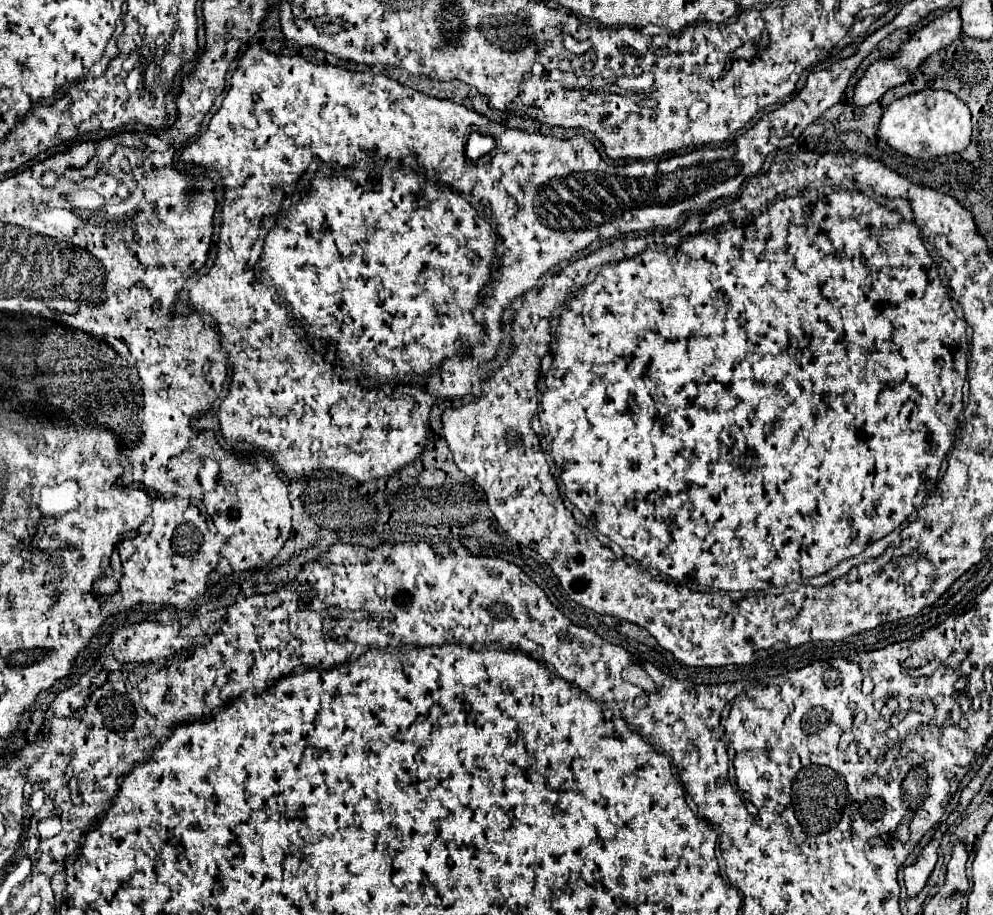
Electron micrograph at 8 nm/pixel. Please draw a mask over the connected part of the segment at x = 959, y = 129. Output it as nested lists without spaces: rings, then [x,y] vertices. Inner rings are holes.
[[[923,90],[895,100],[881,118],[879,136],[897,152],[913,158],[935,158],[955,154],[971,142],[971,110],[947,90]]]

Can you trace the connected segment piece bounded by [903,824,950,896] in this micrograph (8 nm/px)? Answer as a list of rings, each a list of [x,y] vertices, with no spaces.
[[[945,824],[945,826],[936,828],[931,842],[929,842],[929,844],[921,850],[921,854],[917,856],[917,862],[905,868],[903,874],[905,874],[905,886],[907,886],[907,894],[909,894],[909,896],[919,894],[919,892],[923,890],[923,886],[927,884],[927,878],[929,878],[929,874],[931,874],[931,870],[935,868],[935,862],[938,860],[938,849],[942,837],[950,825]]]

